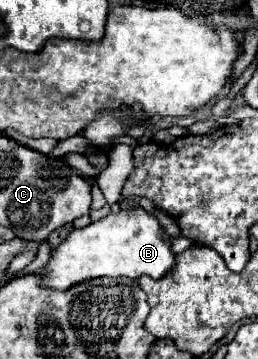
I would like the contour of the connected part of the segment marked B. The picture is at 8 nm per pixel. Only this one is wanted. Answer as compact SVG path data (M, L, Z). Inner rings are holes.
M135 208L135 210L121 210L119 214L111 212L107 218L99 220L99 222L91 222L83 230L73 230L55 250L51 250L49 262L41 270L41 284L51 290L65 290L65 288L71 288L79 282L103 278L103 276L139 278L139 276L147 274L157 280L157 278L163 278L173 266L175 266L175 254L171 250L169 236L165 234L165 230L159 226L157 218L151 212L145 212L143 208Z

